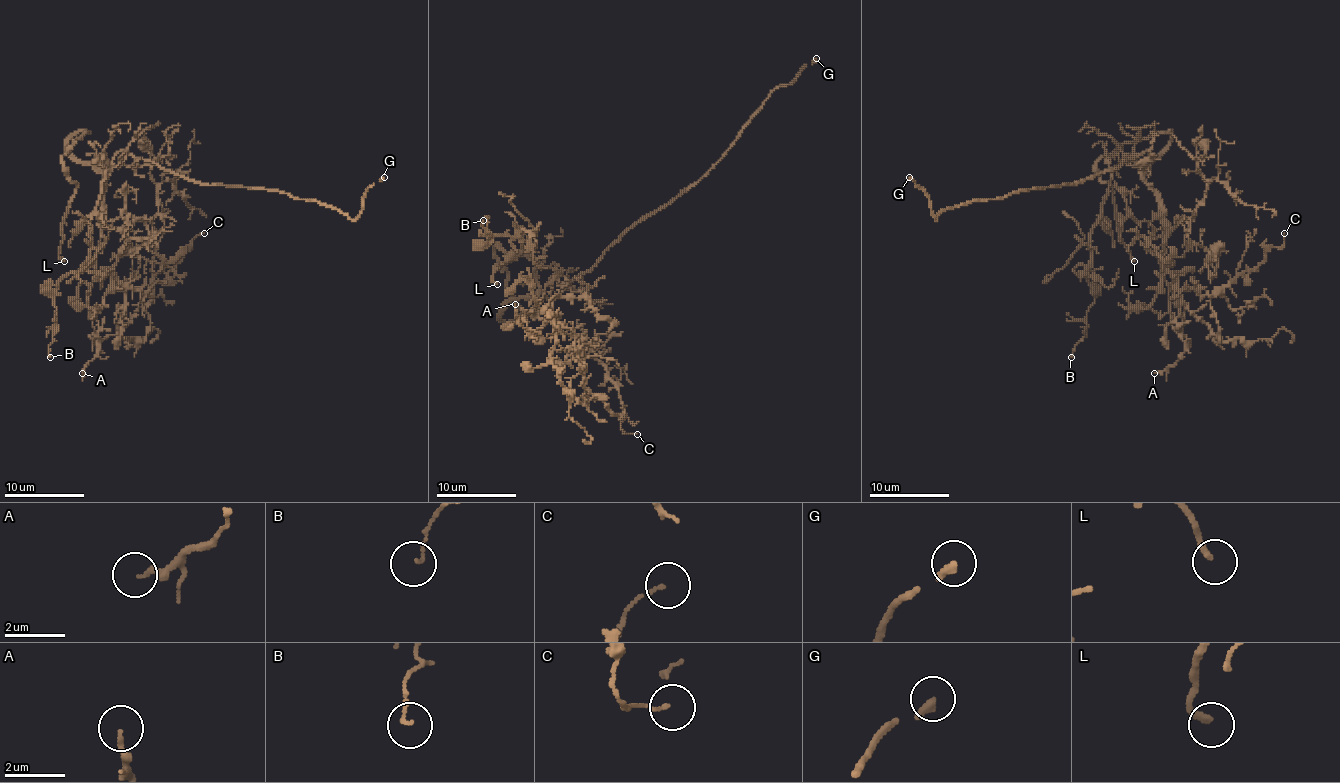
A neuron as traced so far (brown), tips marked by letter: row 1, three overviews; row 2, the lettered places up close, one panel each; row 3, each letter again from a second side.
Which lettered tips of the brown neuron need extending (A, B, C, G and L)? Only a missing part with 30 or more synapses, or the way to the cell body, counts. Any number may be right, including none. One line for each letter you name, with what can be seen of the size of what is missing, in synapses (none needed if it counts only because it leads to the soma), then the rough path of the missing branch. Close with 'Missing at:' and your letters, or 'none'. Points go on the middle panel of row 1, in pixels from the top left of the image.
L: Roughly 35 synapses. Course of what is missing: (497, 284), (499, 298), (455, 342), (469, 346), (457, 352), (433, 332)
Missing at: G, L

